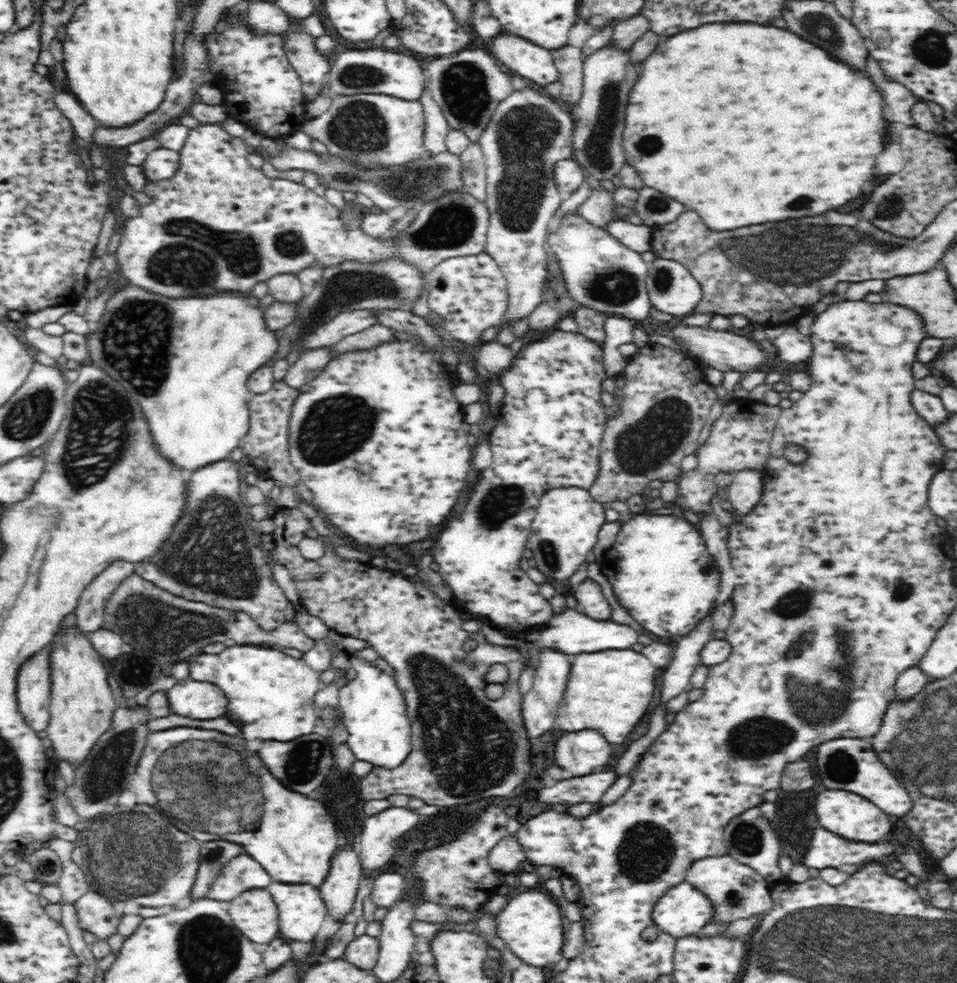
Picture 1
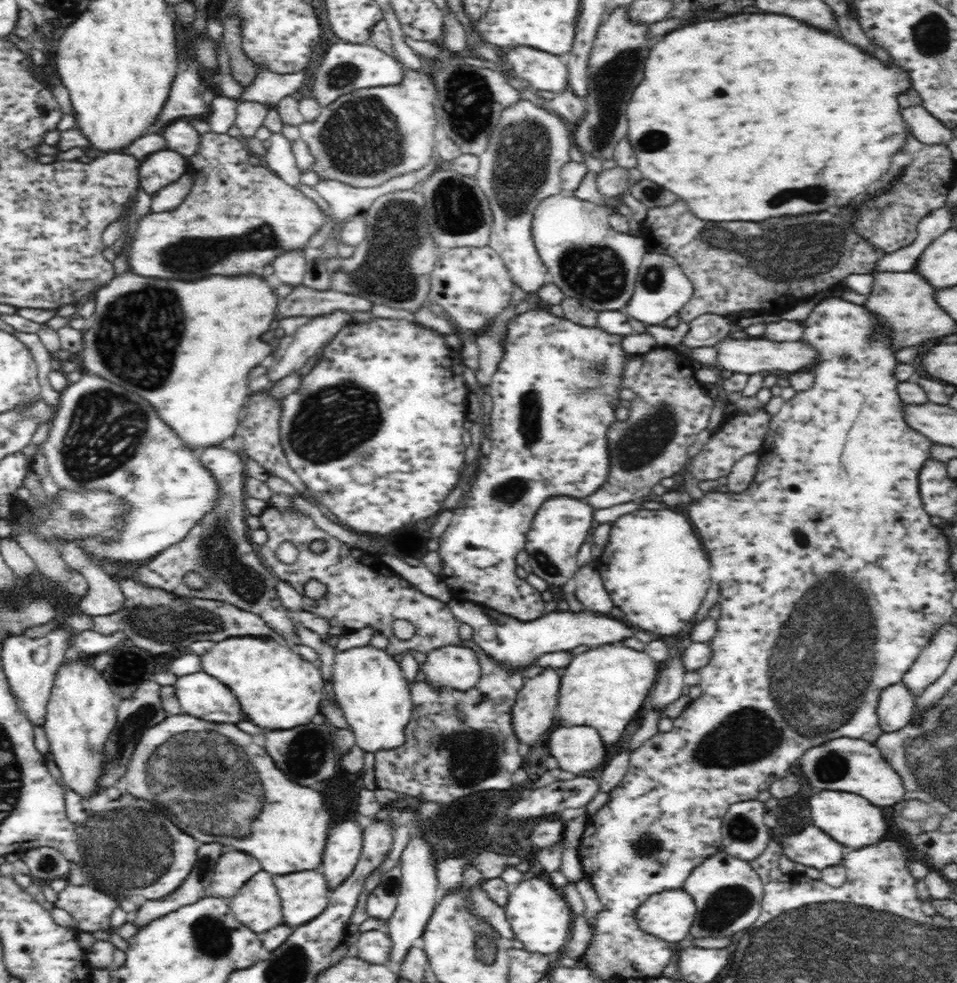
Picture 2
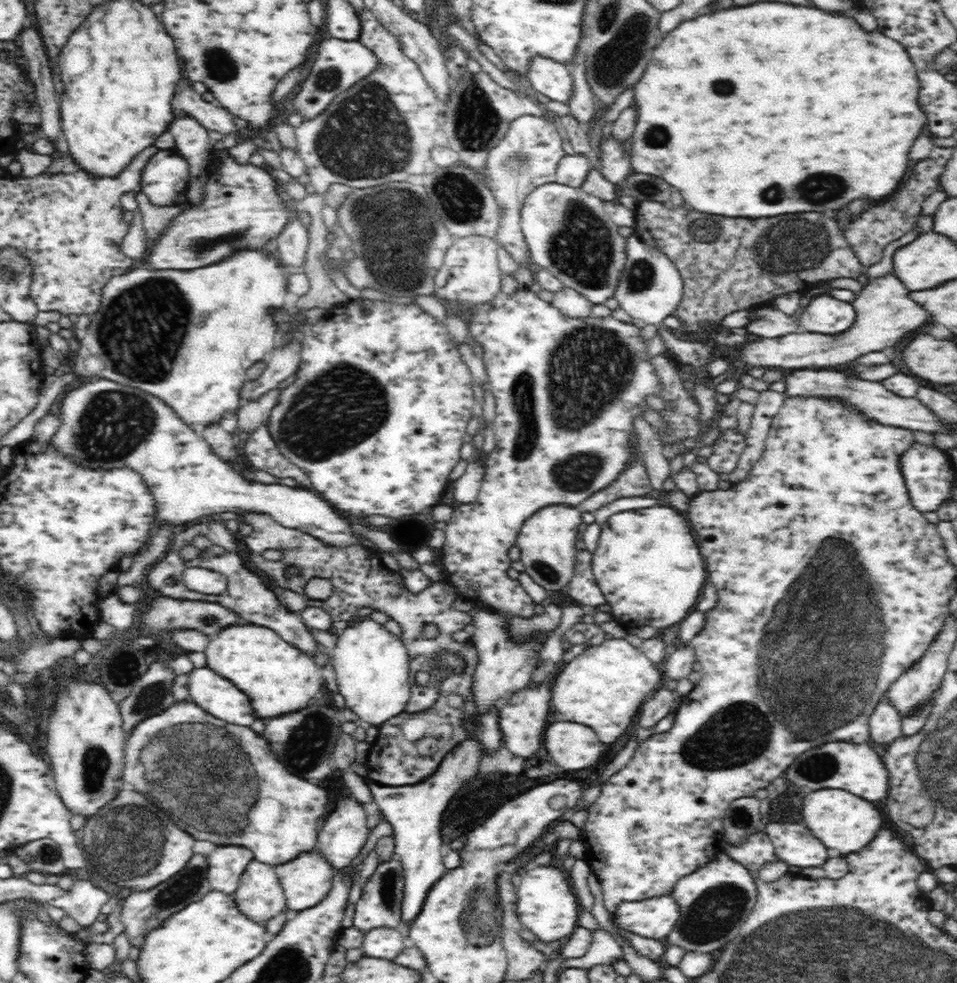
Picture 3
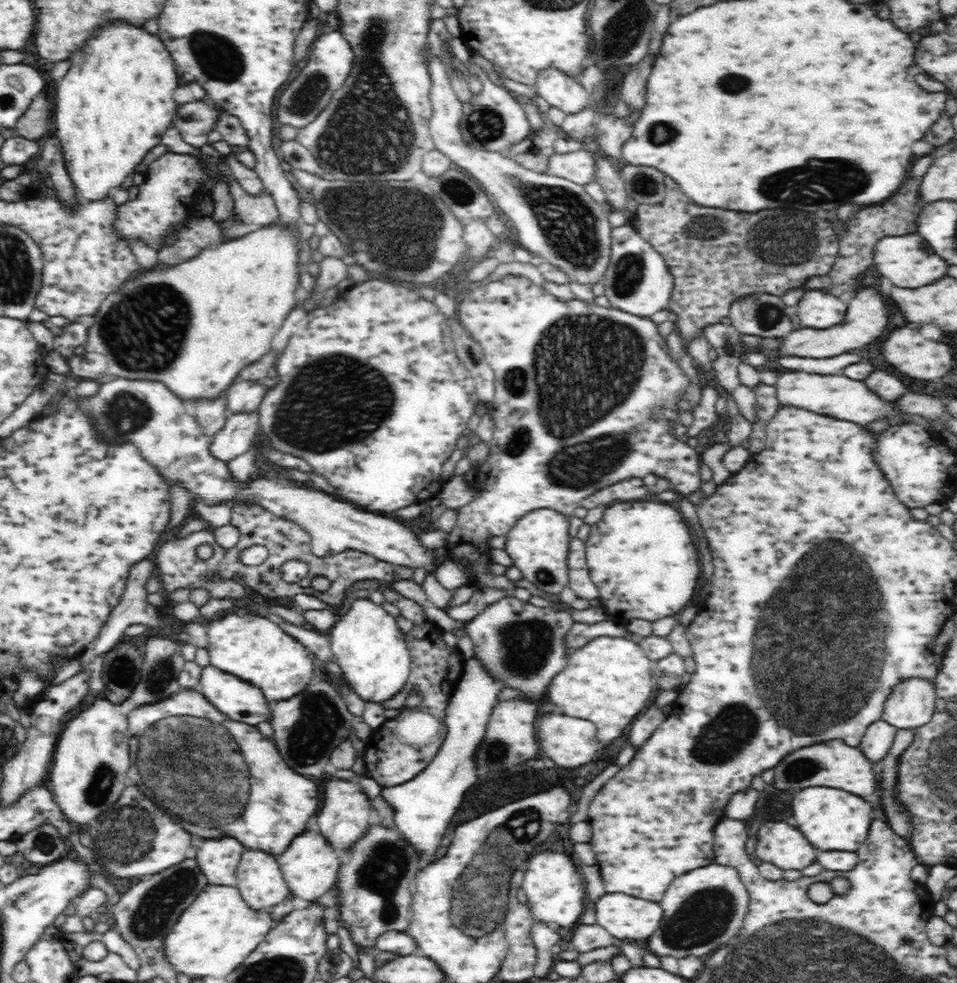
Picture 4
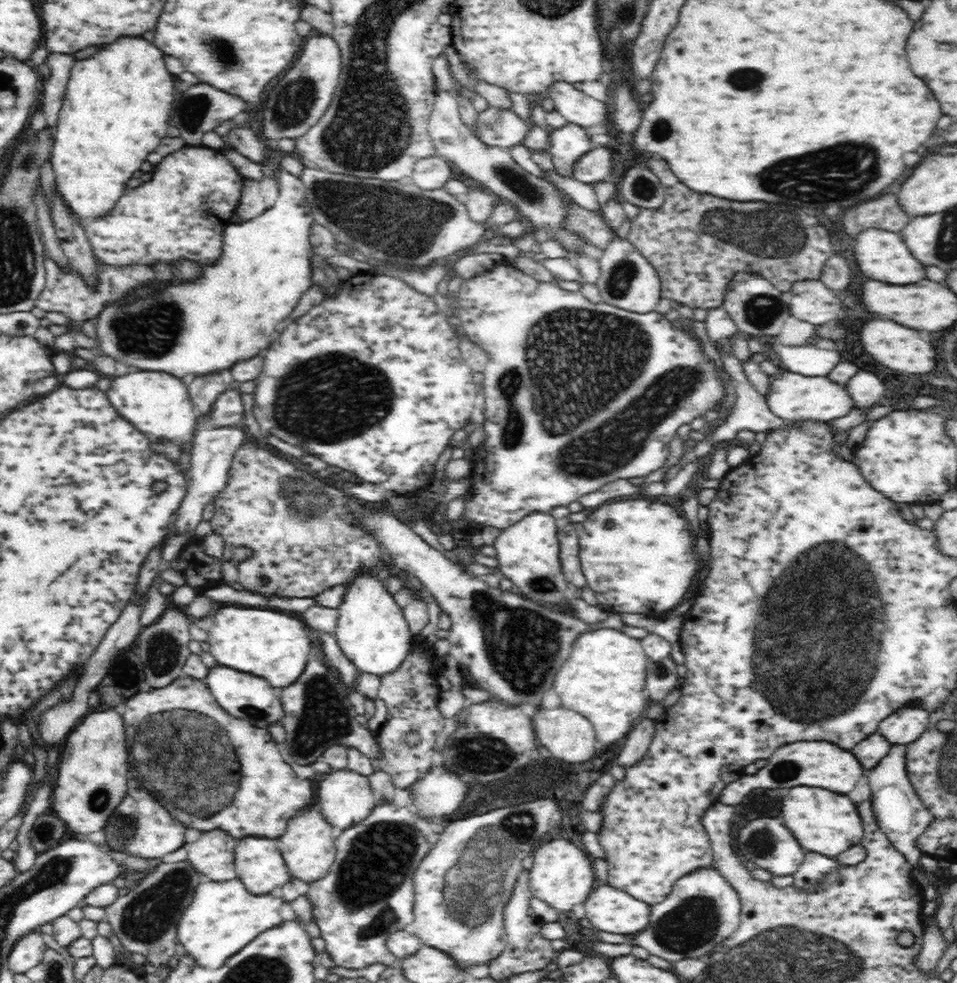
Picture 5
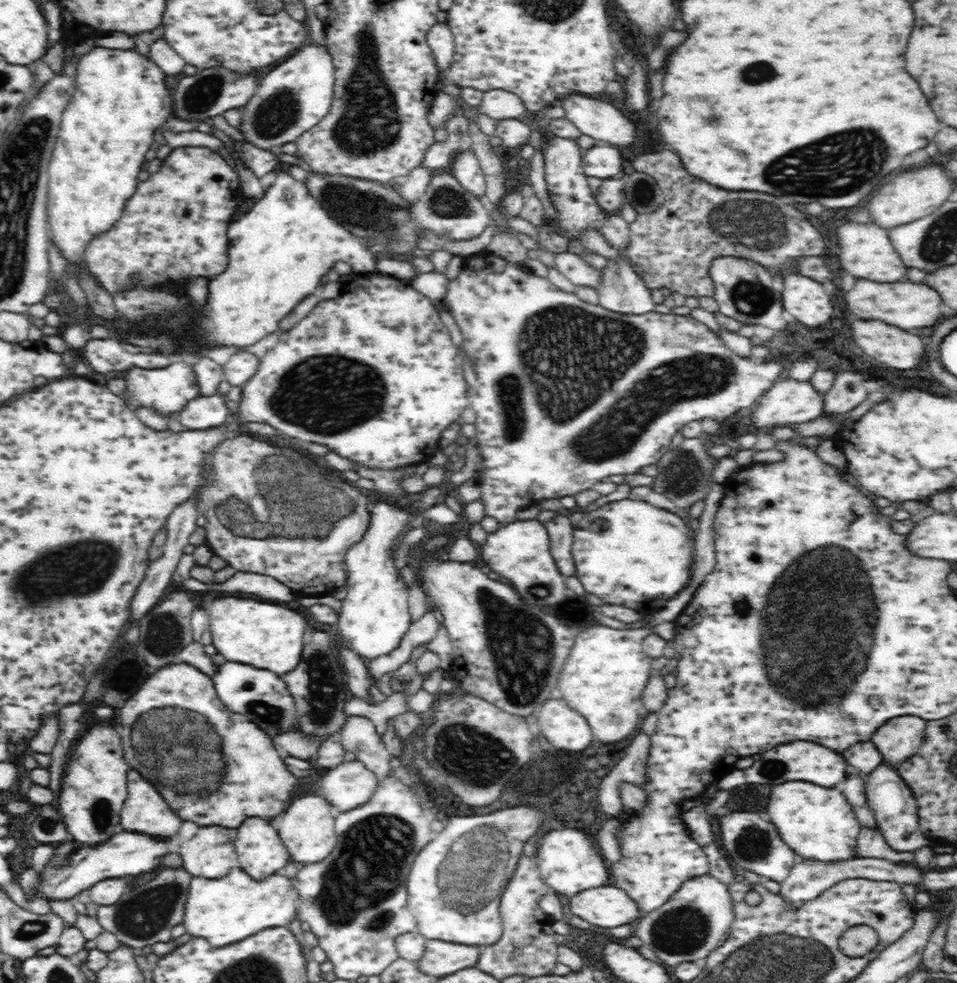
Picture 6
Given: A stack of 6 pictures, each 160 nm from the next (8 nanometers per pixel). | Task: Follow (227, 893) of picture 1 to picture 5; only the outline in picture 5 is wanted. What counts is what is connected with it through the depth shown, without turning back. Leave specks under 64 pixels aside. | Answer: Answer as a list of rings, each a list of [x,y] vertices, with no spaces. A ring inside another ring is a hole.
[[[206,832],[196,842],[185,844],[183,852],[204,879],[225,882],[237,879],[234,866],[237,845],[238,841],[232,840],[228,832]]]

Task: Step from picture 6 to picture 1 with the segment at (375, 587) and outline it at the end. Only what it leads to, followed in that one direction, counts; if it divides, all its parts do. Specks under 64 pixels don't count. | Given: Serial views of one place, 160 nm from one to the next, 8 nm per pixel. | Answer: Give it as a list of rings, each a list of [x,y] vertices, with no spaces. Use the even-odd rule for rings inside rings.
[[[354,658],[354,660],[350,660],[350,666],[350,675],[345,678],[345,685],[339,690],[337,704],[344,726],[348,731],[345,743],[355,760],[368,762],[368,764],[384,770],[400,768],[412,750],[410,721],[407,717],[404,697],[396,686],[393,676],[386,674],[374,662],[364,662],[359,658]]]

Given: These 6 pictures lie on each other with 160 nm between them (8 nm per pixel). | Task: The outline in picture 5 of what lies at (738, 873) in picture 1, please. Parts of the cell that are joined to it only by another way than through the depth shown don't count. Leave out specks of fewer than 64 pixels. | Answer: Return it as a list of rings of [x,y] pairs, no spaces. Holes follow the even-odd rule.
[[[712,867],[700,868],[681,876],[663,901],[652,905],[652,914],[648,928],[640,935],[629,936],[630,944],[646,948],[649,954],[660,956],[672,964],[683,958],[706,958],[710,950],[714,950],[740,926],[743,904],[739,892],[722,873]]]

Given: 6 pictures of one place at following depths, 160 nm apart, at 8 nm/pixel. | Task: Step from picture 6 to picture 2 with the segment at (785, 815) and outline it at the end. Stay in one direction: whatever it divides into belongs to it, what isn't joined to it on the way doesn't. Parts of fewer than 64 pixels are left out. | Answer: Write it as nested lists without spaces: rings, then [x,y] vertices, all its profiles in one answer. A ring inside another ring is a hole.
[[[820,792],[810,798],[810,810],[814,824],[828,832],[834,840],[840,840],[846,846],[860,848],[860,846],[872,846],[878,844],[886,830],[886,818],[884,812],[862,796],[850,794],[850,792]]]

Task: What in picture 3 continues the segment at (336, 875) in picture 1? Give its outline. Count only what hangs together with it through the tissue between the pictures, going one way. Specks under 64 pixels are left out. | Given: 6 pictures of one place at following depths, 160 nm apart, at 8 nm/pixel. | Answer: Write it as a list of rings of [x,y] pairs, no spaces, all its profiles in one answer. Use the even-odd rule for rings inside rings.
[[[349,795],[338,800],[334,811],[324,821],[326,822],[318,836],[318,852],[336,873],[352,866],[354,858],[360,854],[368,840],[372,820],[365,814],[363,806]]]

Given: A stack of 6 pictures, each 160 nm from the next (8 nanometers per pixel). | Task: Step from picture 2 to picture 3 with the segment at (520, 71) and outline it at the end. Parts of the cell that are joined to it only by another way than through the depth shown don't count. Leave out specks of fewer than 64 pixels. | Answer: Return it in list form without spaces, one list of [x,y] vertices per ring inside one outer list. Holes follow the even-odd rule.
[[[533,56],[528,61],[525,76],[540,94],[560,102],[567,102],[572,94],[572,77],[565,63],[545,57]]]

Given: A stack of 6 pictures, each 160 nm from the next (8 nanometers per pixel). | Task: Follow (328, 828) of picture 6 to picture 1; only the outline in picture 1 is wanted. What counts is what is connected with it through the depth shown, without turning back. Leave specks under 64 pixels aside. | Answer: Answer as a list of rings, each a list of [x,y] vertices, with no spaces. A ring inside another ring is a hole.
[[[273,882],[267,891],[277,906],[279,937],[289,943],[314,943],[327,914],[319,889]]]

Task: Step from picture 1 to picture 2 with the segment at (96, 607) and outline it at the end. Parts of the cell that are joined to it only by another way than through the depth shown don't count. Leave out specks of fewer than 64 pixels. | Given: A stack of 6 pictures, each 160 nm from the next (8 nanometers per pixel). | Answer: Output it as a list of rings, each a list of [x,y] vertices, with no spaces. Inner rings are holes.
[[[81,610],[81,612],[65,617],[62,628],[52,630],[44,637],[32,639],[26,636],[10,636],[8,640],[4,640],[2,656],[4,672],[8,677],[18,706],[30,718],[30,722],[34,726],[44,726],[44,722],[46,722],[48,700],[50,700],[55,676],[59,666],[70,655],[70,638],[79,636],[86,630],[94,630],[94,615]]]

